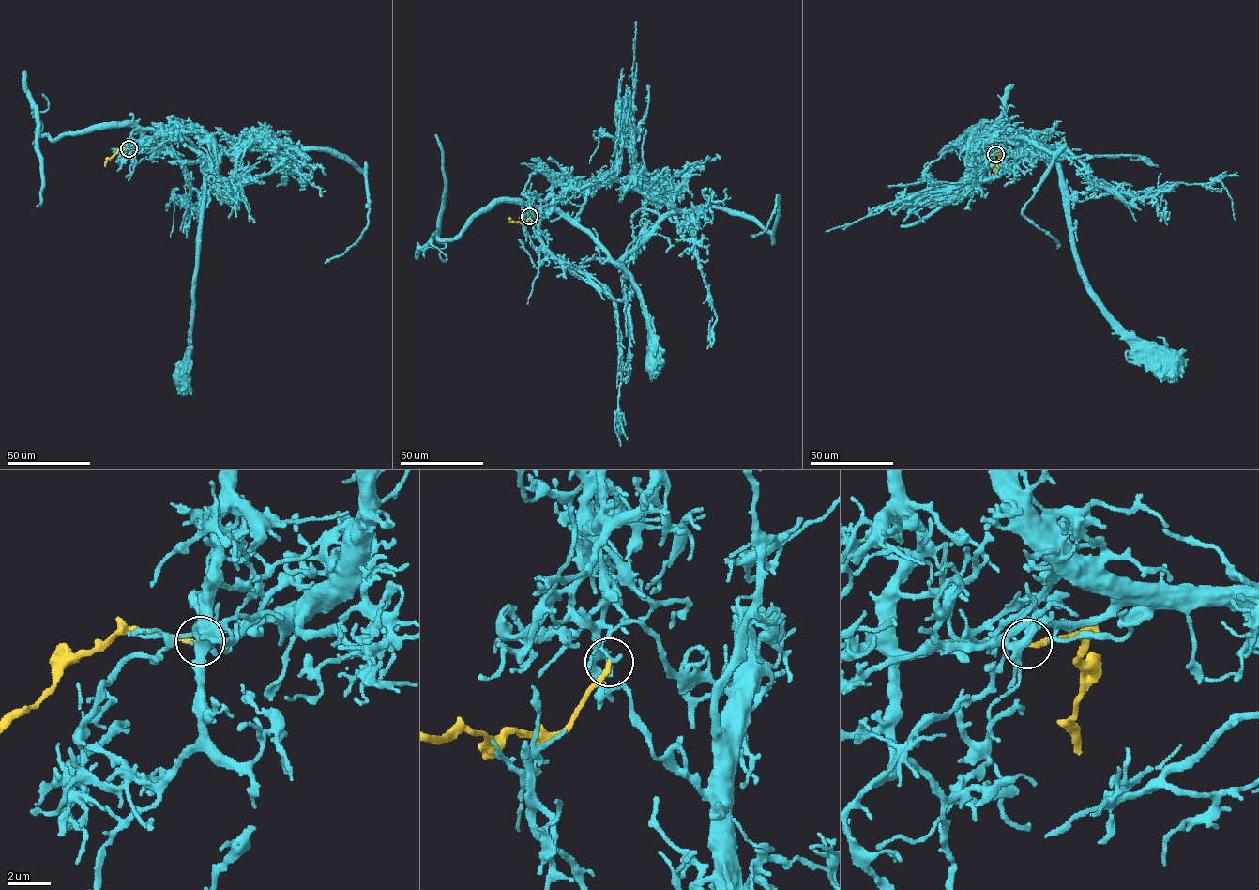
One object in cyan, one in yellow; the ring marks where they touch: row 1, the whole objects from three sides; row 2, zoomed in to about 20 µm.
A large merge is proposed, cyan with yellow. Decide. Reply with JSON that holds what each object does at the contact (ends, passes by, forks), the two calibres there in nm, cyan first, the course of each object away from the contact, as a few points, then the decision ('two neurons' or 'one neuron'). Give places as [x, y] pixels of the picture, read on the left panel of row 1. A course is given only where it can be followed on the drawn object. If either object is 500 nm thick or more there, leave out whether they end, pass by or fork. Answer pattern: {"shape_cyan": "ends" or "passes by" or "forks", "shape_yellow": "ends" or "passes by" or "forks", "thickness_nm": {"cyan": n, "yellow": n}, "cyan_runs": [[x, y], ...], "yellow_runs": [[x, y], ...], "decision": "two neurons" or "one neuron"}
{"shape_cyan": "ends", "shape_yellow": "ends", "thickness_nm": {"cyan": 150, "yellow": 200}, "cyan_runs": [[128, 148], [149, 129], [176, 127], [204, 167], [203, 217], [189, 345], [180, 374], [183, 375]], "yellow_runs": [[128, 148], [122, 147], [108, 158], [105, 166]], "decision": "two neurons"}

